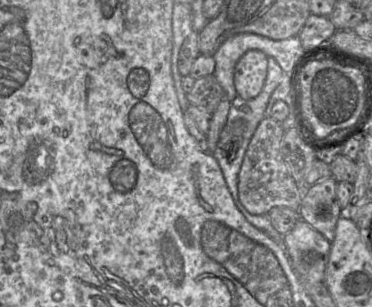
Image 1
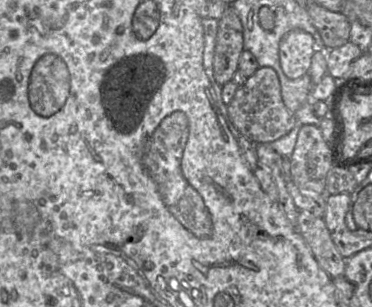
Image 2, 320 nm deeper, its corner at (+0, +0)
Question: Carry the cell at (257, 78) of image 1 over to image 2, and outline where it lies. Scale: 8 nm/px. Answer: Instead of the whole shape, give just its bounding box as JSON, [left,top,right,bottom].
[279,29,315,79]

